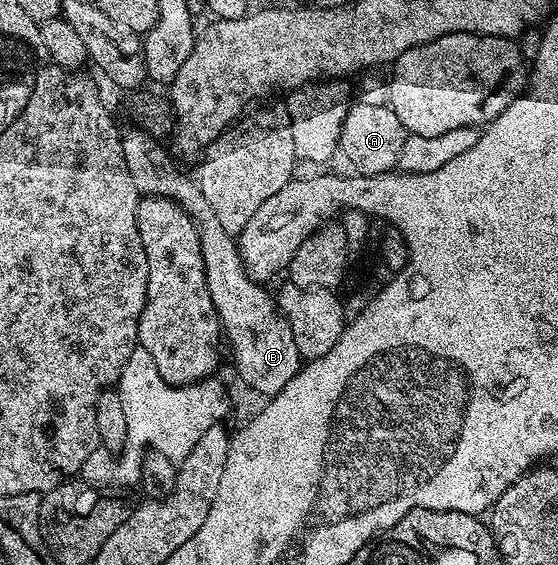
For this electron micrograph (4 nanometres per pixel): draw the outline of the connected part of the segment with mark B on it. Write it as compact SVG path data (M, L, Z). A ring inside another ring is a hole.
M138 128L124 129L121 137L123 139L123 151L125 152L125 164L129 164L129 176L133 176L133 184L138 188L140 195L147 196L157 192L160 198L172 198L180 208L184 210L195 222L199 229L199 240L201 242L201 260L203 261L203 272L205 284L209 288L209 296L213 300L213 308L218 316L222 329L225 331L225 340L231 344L231 354L235 357L235 370L243 382L248 382L257 393L262 396L274 396L297 376L301 369L301 357L293 340L293 331L279 311L279 305L273 297L272 291L267 291L260 283L254 282L243 271L243 262L239 259L239 247L231 230L221 228L217 216L213 216L213 208L205 200L198 181L187 174L182 174L175 167L176 159L162 146L163 142L153 134L146 134Z

